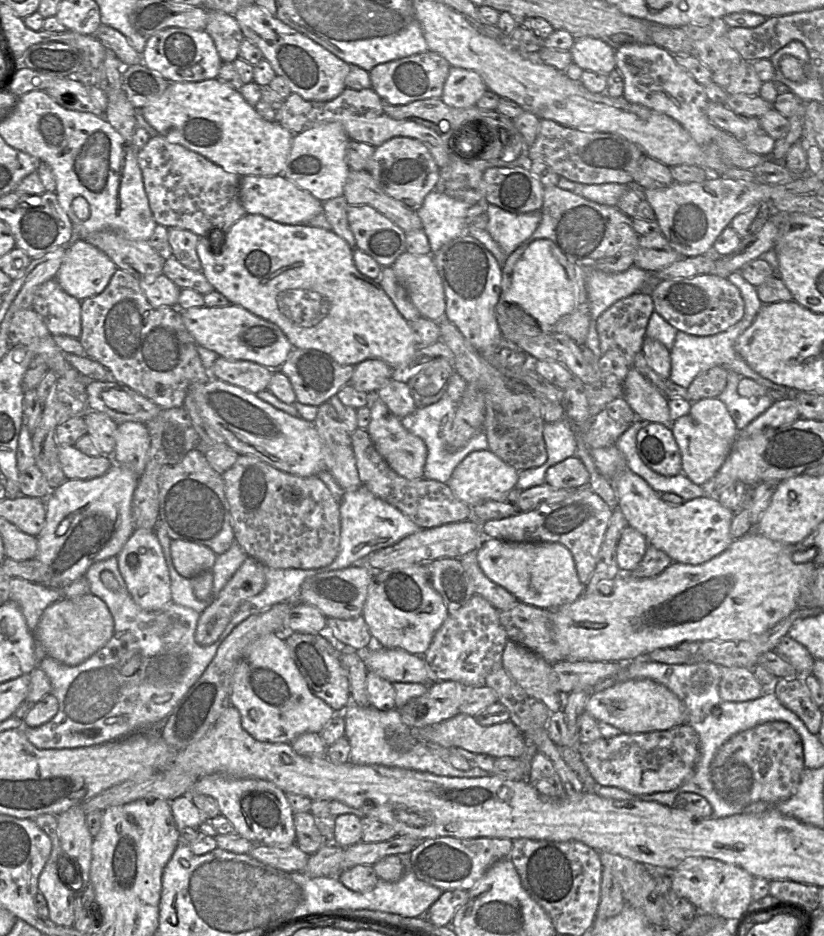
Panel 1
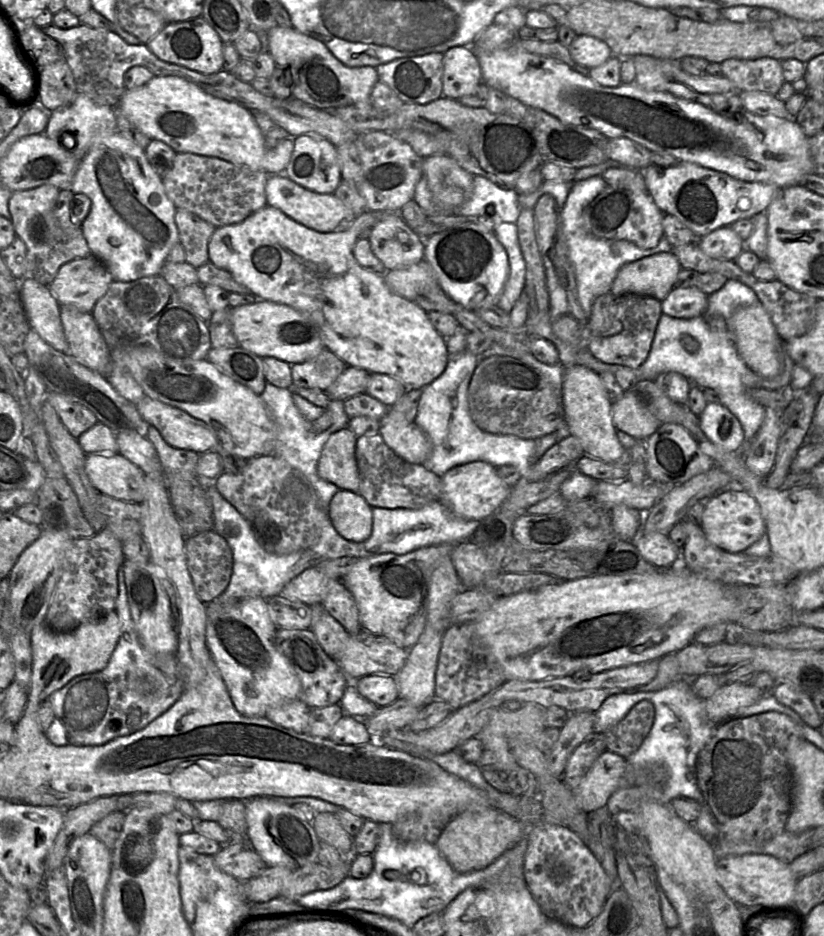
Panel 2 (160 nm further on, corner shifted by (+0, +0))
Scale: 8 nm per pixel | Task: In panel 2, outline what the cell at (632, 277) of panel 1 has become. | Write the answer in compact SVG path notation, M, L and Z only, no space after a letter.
M601 176L573 182L566 203L560 210L561 241L557 240L557 248L559 251L563 251L563 255L568 257L574 268L577 299L587 320L591 315L594 301L599 296L610 292L622 266L657 253L670 252L673 249L673 246L664 236L660 238L654 248L642 249L627 240L601 239L589 233L584 226L583 210L607 186L607 182Z

